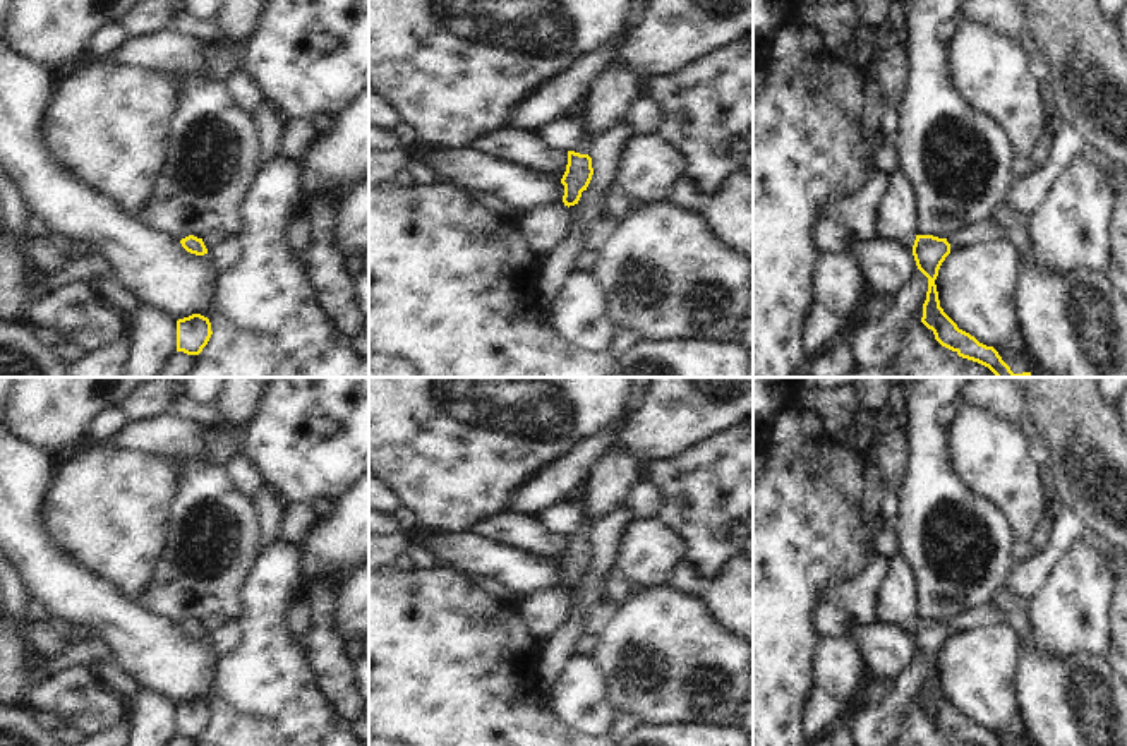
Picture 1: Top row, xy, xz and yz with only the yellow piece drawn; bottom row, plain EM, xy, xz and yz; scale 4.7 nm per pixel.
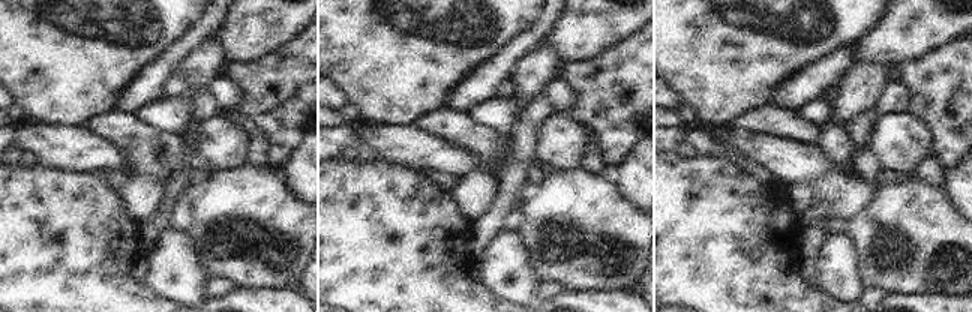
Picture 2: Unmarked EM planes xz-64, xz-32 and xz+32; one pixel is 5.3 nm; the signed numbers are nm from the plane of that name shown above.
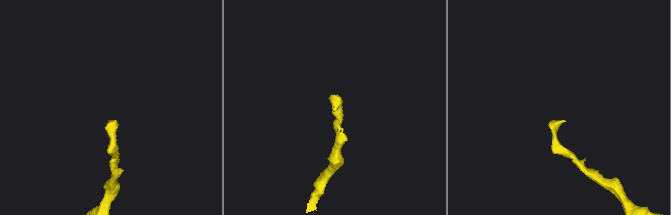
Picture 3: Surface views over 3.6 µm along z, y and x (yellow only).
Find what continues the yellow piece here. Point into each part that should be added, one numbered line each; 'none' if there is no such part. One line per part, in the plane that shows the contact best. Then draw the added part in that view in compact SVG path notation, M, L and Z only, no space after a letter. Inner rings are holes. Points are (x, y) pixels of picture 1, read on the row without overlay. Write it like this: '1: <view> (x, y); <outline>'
none

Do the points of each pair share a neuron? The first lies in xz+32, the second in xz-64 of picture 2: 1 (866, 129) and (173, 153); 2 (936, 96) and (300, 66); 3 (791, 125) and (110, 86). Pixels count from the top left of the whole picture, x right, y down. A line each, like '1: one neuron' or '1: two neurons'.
1: two neurons
2: one neuron
3: two neurons

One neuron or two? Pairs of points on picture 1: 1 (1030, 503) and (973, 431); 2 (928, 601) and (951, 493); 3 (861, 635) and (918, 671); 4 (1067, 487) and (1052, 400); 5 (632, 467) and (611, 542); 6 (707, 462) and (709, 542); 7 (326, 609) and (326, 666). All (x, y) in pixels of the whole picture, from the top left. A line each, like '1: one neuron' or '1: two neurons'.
1: one neuron
2: one neuron
3: two neurons
4: one neuron
5: two neurons
6: one neuron
7: one neuron

